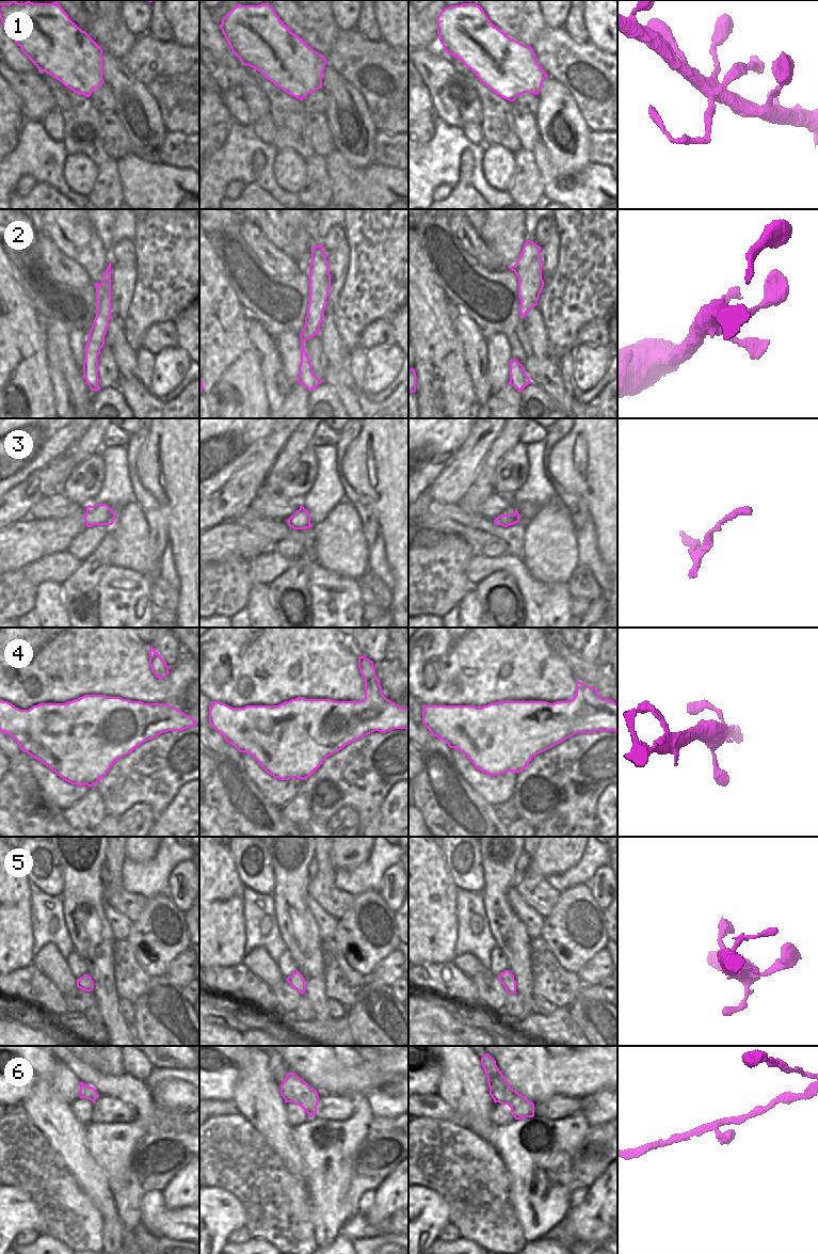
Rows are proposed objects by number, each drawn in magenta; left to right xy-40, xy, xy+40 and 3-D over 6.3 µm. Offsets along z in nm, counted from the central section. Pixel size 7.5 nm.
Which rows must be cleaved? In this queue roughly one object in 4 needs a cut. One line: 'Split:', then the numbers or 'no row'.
Split: 1

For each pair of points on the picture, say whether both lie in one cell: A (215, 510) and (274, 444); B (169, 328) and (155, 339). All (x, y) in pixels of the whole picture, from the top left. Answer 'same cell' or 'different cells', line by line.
A: same cell
B: same cell

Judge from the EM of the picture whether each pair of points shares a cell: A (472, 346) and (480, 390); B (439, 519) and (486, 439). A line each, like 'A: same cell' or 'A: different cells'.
A: same cell
B: different cells

